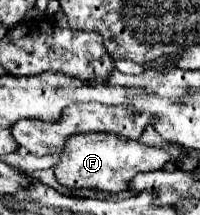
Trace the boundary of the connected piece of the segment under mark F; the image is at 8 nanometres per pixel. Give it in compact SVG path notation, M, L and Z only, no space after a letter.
M87 133L67 139L61 151L61 163L55 167L55 175L57 181L67 187L121 193L129 187L129 181L137 173L159 171L171 163L175 163L175 159L163 149L149 147L139 141L129 141L125 137L117 137L115 133Z

